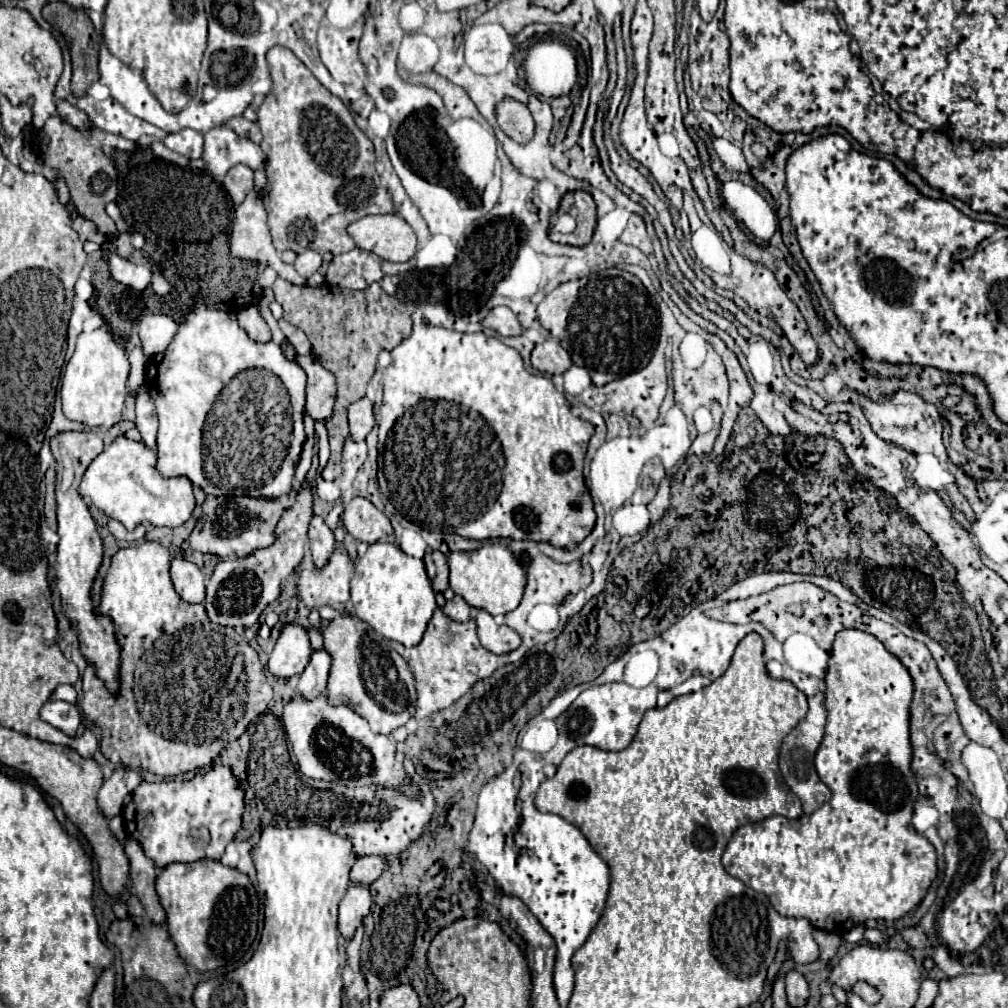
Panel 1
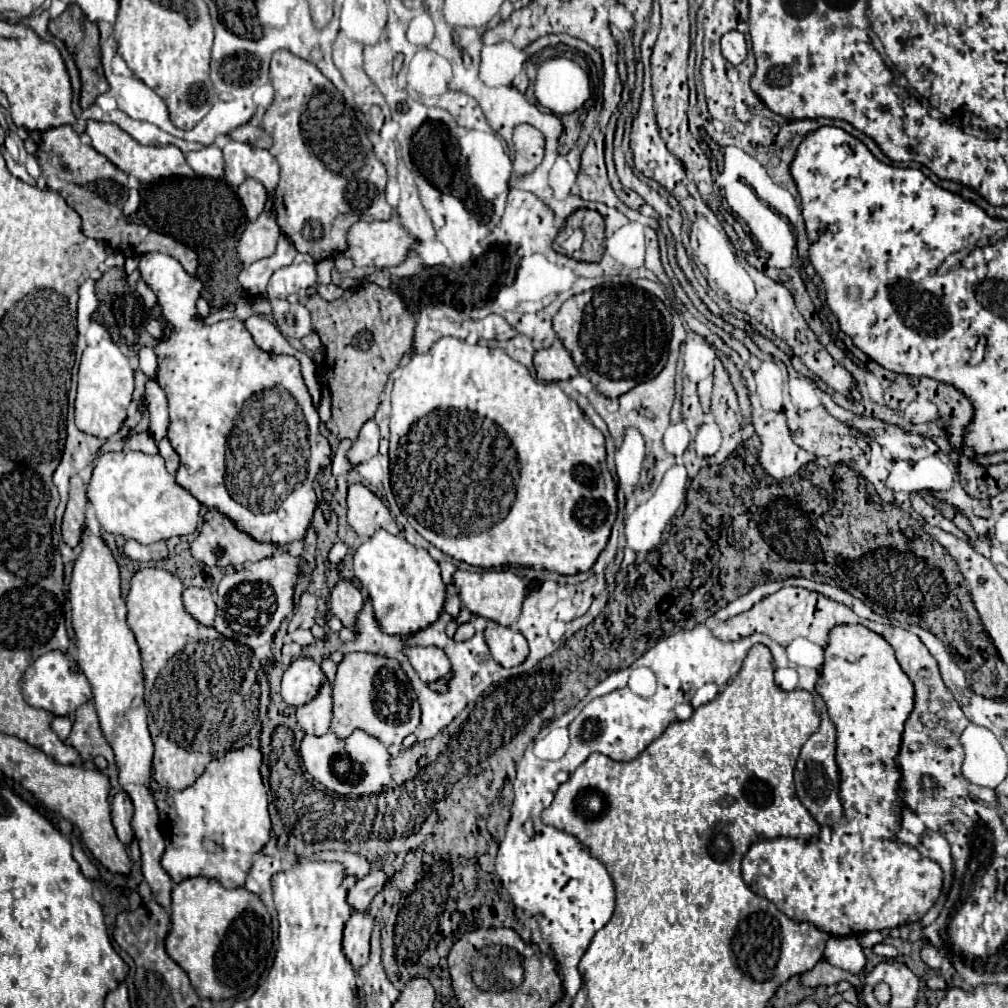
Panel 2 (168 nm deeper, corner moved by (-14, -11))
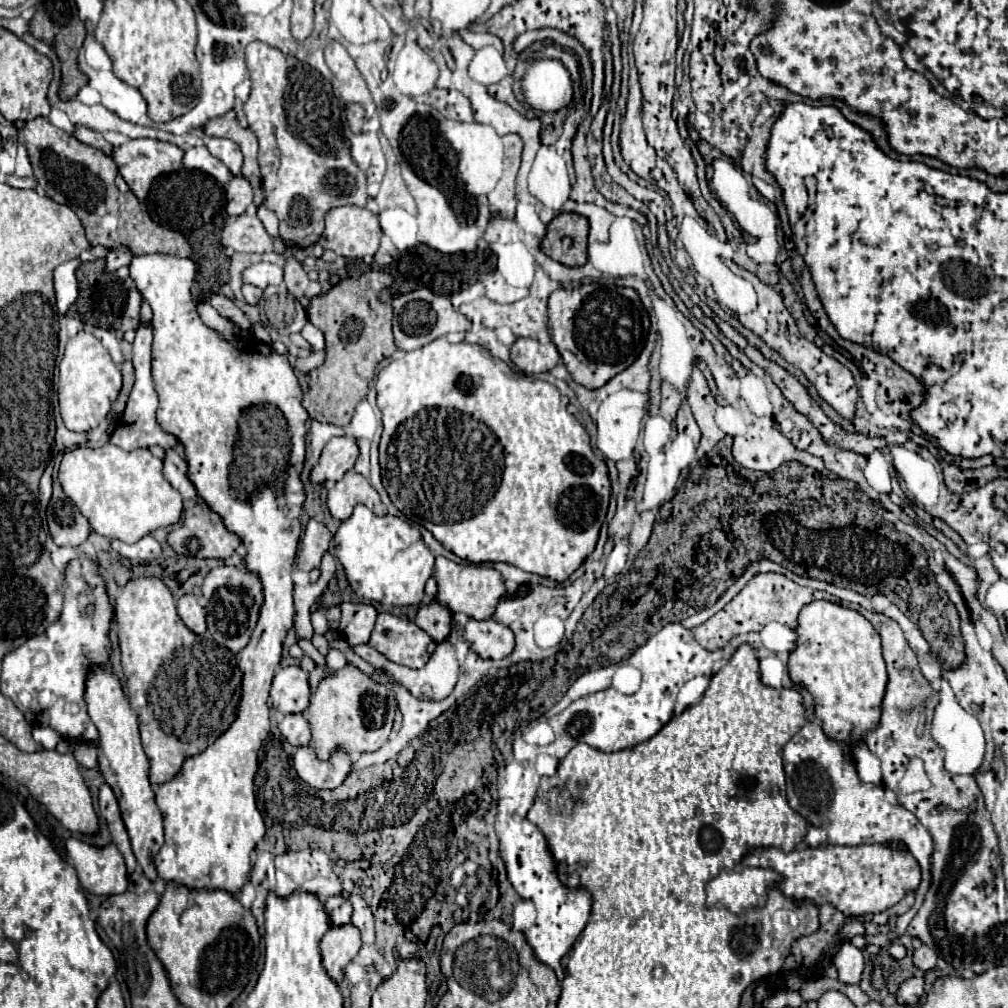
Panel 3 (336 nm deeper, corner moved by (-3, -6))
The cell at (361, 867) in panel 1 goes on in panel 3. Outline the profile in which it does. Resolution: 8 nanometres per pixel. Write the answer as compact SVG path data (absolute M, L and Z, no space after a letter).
M333 895L333 897L327 897L325 901L325 909L329 913L329 919L333 925L345 925L351 921L351 901L349 897L343 897L343 895Z

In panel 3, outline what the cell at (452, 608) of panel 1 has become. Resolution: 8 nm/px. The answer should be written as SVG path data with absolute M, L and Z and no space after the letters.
M445 639L443 643L439 643L437 649L435 649L435 653L431 655L429 663L427 663L423 669L415 671L415 673L413 673L413 669L407 669L407 667L401 667L401 665L395 665L395 663L387 661L383 655L379 655L379 653L377 653L373 647L369 647L369 645L355 645L353 649L355 649L357 655L361 655L365 661L369 661L375 669L385 669L385 671L389 671L389 673L395 677L397 683L401 683L403 687L407 687L407 689L409 689L415 697L419 697L419 699L431 699L431 701L445 699L445 697L453 691L453 687L455 687L455 683L457 683L457 677L459 677L459 663L457 663L457 655L455 655L455 645L453 645L449 639Z

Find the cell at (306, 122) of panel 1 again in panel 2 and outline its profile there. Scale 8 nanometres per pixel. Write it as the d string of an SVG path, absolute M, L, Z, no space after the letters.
M276 50L270 62L270 82L274 86L274 100L262 118L262 128L274 142L270 154L280 166L276 198L282 198L286 208L286 220L280 224L280 228L292 240L298 252L318 256L318 260L328 258L346 248L346 232L350 224L358 220L388 220L392 216L392 206L384 196L386 168L376 160L372 144L356 120L354 110L314 64L294 56L292 52Z

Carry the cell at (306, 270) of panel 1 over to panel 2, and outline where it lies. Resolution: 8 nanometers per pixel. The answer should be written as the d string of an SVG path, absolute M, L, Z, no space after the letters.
M290 264L272 274L268 282L270 298L288 298L296 288L308 288L316 282L316 266L310 264Z

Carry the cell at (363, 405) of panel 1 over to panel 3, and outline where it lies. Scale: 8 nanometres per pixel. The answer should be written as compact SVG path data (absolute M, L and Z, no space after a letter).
M341 435L341 437L331 439L325 445L319 463L311 471L311 481L313 483L335 483L343 479L343 475L353 469L357 457L359 457L359 447L353 435Z

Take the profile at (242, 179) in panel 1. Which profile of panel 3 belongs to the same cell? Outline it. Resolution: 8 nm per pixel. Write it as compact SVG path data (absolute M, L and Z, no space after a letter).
M233 177L225 190L225 210L231 217L243 215L245 209L253 203L253 187L243 177Z

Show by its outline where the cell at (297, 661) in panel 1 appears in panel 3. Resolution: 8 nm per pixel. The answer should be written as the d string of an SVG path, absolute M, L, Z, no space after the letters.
M297 665L275 673L271 685L271 705L281 713L301 713L309 707L309 673Z

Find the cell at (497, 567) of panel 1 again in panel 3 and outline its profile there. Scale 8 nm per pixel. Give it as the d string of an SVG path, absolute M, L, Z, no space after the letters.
M437 557L435 561L435 579L437 579L437 599L447 605L453 613L463 613L471 619L491 619L499 599L507 593L505 581L501 573L493 567L477 567L477 565L459 565L445 557Z

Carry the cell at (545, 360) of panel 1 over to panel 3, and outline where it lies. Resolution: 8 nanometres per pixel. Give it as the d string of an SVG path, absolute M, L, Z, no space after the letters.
M521 337L513 343L511 359L525 375L539 375L559 365L561 355L553 343L539 343L535 339Z

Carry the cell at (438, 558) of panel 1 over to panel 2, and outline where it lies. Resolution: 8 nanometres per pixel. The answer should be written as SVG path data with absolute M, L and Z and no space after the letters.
M450 584L446 588L446 600L444 600L444 612L450 616L450 618L458 618L460 614L460 598L458 598L458 592L454 588L454 584Z

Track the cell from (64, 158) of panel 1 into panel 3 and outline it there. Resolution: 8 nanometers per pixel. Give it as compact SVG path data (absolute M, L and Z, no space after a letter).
M37 117L33 121L27 121L25 127L19 129L19 143L25 145L25 149L29 153L29 161L33 165L33 171L35 171L35 177L37 177L41 189L53 201L63 203L63 205L71 207L77 213L77 217L81 219L81 223L87 231L87 241L91 245L103 245L107 249L125 245L133 255L143 255L143 253L169 253L169 255L177 255L177 257L189 257L191 255L191 247L189 247L187 239L181 233L157 225L149 217L149 213L143 211L143 205L139 203L139 199L133 193L121 193L117 189L117 185L115 185L117 167L115 167L115 163L109 155L101 153L95 147L79 143L71 133L65 133L63 129L57 129L45 117Z

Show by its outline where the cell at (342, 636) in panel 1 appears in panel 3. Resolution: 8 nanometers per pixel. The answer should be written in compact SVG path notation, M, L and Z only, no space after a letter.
M347 663L343 669L329 671L313 693L311 705L307 707L307 719L313 731L311 741L317 757L329 759L337 745L341 745L347 753L365 753L379 749L387 743L395 711L395 693L385 683L377 683L351 663Z

